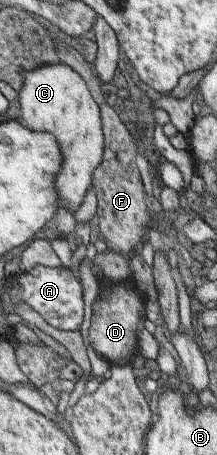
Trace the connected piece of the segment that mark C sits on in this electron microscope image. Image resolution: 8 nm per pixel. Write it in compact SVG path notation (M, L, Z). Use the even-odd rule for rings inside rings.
M65 64L39 67L27 74L26 82L17 91L19 117L16 121L33 131L45 132L57 140L63 166L55 177L60 206L77 210L84 199L85 190L91 186L91 172L102 159L103 134L99 120L99 106L91 100L85 80L77 71Z

